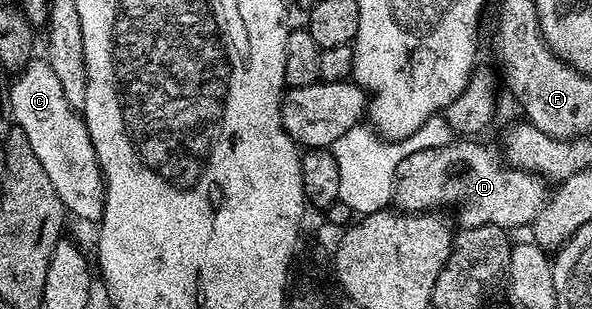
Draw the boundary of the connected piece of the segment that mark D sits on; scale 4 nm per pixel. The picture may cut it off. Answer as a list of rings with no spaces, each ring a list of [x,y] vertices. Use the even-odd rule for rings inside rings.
[[[467,137],[409,156],[405,170],[395,180],[394,206],[403,213],[431,213],[439,209],[435,207],[452,203],[459,210],[460,228],[497,225],[512,229],[534,223],[547,204],[548,184],[532,172],[512,167],[502,158],[495,159],[489,148],[477,142]],[[458,167],[463,167],[463,172],[455,175]]]

